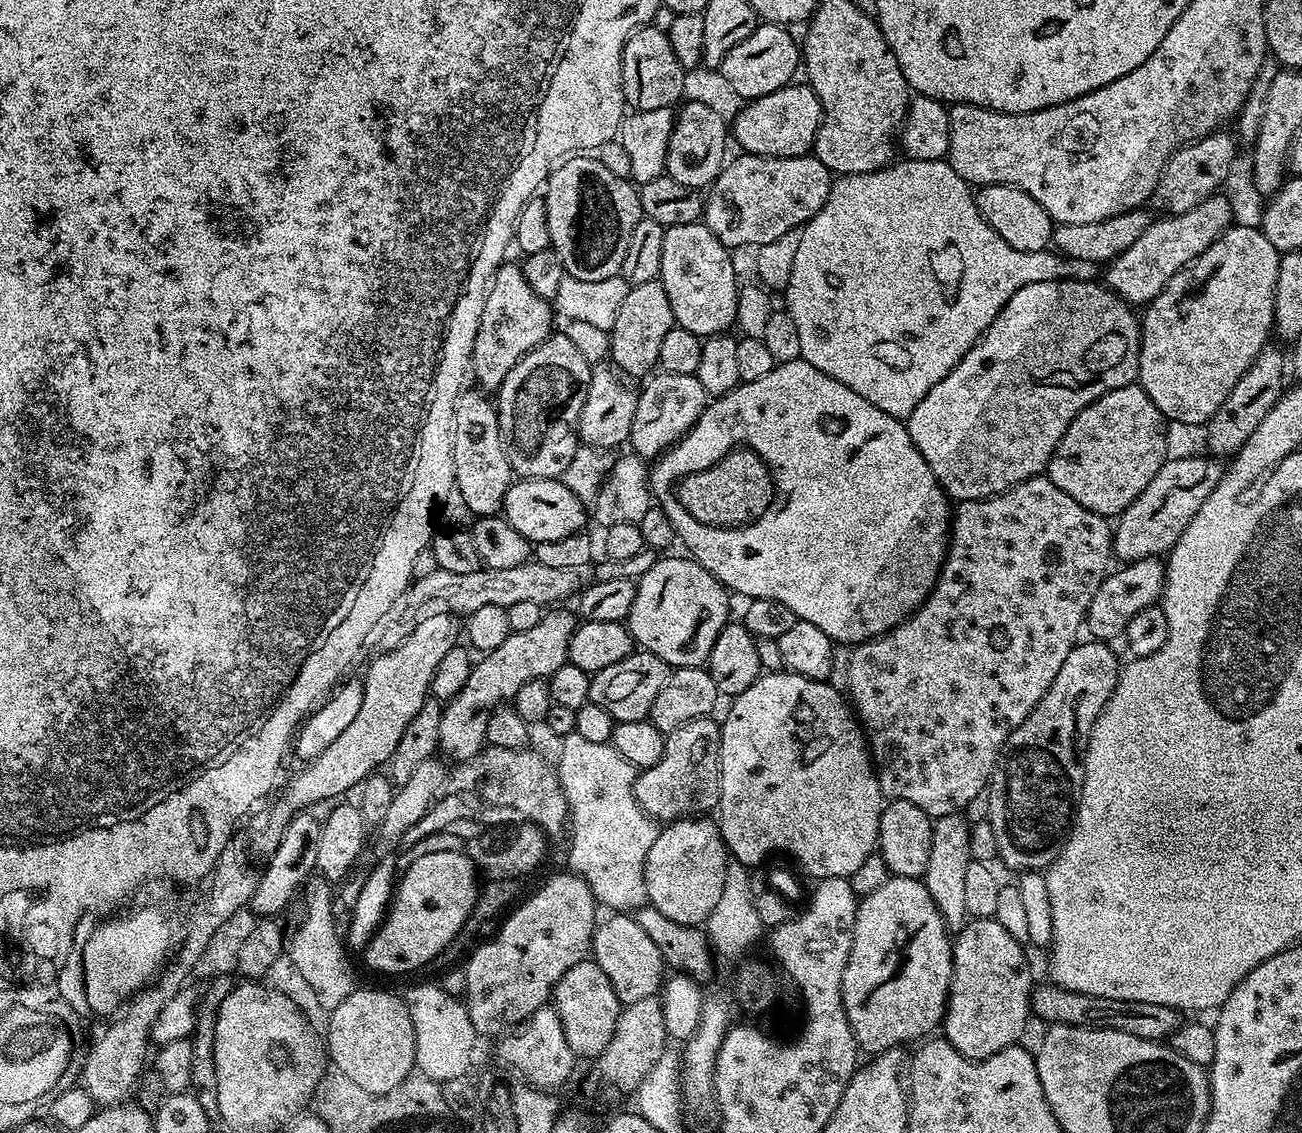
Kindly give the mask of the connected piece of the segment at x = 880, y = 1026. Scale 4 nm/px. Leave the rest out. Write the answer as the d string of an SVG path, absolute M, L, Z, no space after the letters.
M889 875L889 878L886 882L882 882L882 886L878 886L878 890L874 890L874 894L870 894L869 896L863 897L857 903L856 906L856 921L854 922L854 934L852 935L852 945L850 946L850 958L846 962L846 970L842 974L842 1002L844 1003L844 1009L846 1010L846 1018L850 1022L850 1026L852 1027L852 1033L854 1034L854 1038L856 1039L857 1045L861 1049L864 1048L868 1051L868 1054L879 1054L882 1052L887 1052L889 1048L900 1048L904 1046L904 1043L907 1040L916 1040L919 1041L921 1038L927 1037L929 1034L927 1032L932 1032L941 1027L942 1021L944 1019L944 1010L948 1007L948 987L950 986L950 982L952 981L952 945L954 943L953 937L950 935L948 928L944 925L944 919L942 918L942 914L938 914L938 906L934 906L934 898L930 898L930 890L926 890L926 886L924 885L923 879L914 877L914 876L893 876Z

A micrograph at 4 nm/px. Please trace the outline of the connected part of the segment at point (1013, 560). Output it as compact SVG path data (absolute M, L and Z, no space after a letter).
M1044 474L1023 480L1020 484L1014 485L1013 488L1007 488L1005 492L999 492L996 496L990 496L986 500L961 500L955 505L954 515L950 520L950 547L947 549L944 563L940 566L940 574L936 577L936 584L932 588L932 591L929 592L928 597L924 599L924 603L907 618L901 620L900 623L895 625L891 630L877 635L875 638L869 638L863 642L857 643L855 647L851 649L853 652L848 656L848 668L846 664L846 679L848 682L847 695L850 697L851 707L858 717L863 727L864 735L868 741L870 755L876 769L876 781L880 783L881 797L887 798L888 800L914 802L914 806L918 806L925 814L933 818L937 816L955 816L961 810L964 810L960 808L966 807L971 800L976 800L979 796L981 799L982 793L987 789L992 779L992 770L996 767L996 760L1000 756L1002 749L1004 749L1004 743L1008 741L1008 736L1032 713L1036 703L1046 694L1046 690L1050 690L1054 678L1058 678L1058 670L1062 670L1062 662L1066 662L1070 650L1075 648L1078 643L1078 637L1076 637L1076 635L1082 632L1082 629L1085 627L1090 602L1094 598L1094 594L1098 594L1098 586L1103 582L1105 576L1107 576L1110 571L1110 565L1108 565L1108 563L1113 563L1114 560L1112 550L1113 531L1113 525L1109 523L1105 517L1098 515L1094 510L1086 510L1086 506L1074 502L1074 498L1070 498L1070 494L1058 490L1058 486L1054 486L1054 482L1049 480L1047 475Z

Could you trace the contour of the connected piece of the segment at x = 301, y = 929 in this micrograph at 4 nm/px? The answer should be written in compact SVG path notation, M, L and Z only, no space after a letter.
M320 874L313 875L304 884L304 917L301 918L292 941L289 939L286 944L286 955L292 960L294 971L312 982L317 1005L324 1010L339 1006L358 984L352 977L352 964L348 961L349 953L342 939L341 929L340 932L336 929L336 920L332 917L332 890L333 885Z

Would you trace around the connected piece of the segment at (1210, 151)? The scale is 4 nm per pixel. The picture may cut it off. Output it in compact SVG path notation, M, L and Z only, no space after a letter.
M1224 130L1209 132L1208 135L1191 141L1168 157L1156 189L1152 191L1151 207L1156 207L1160 214L1177 216L1194 206L1198 206L1207 196L1213 195L1216 188L1228 176L1232 163L1236 160L1236 140L1227 136Z

